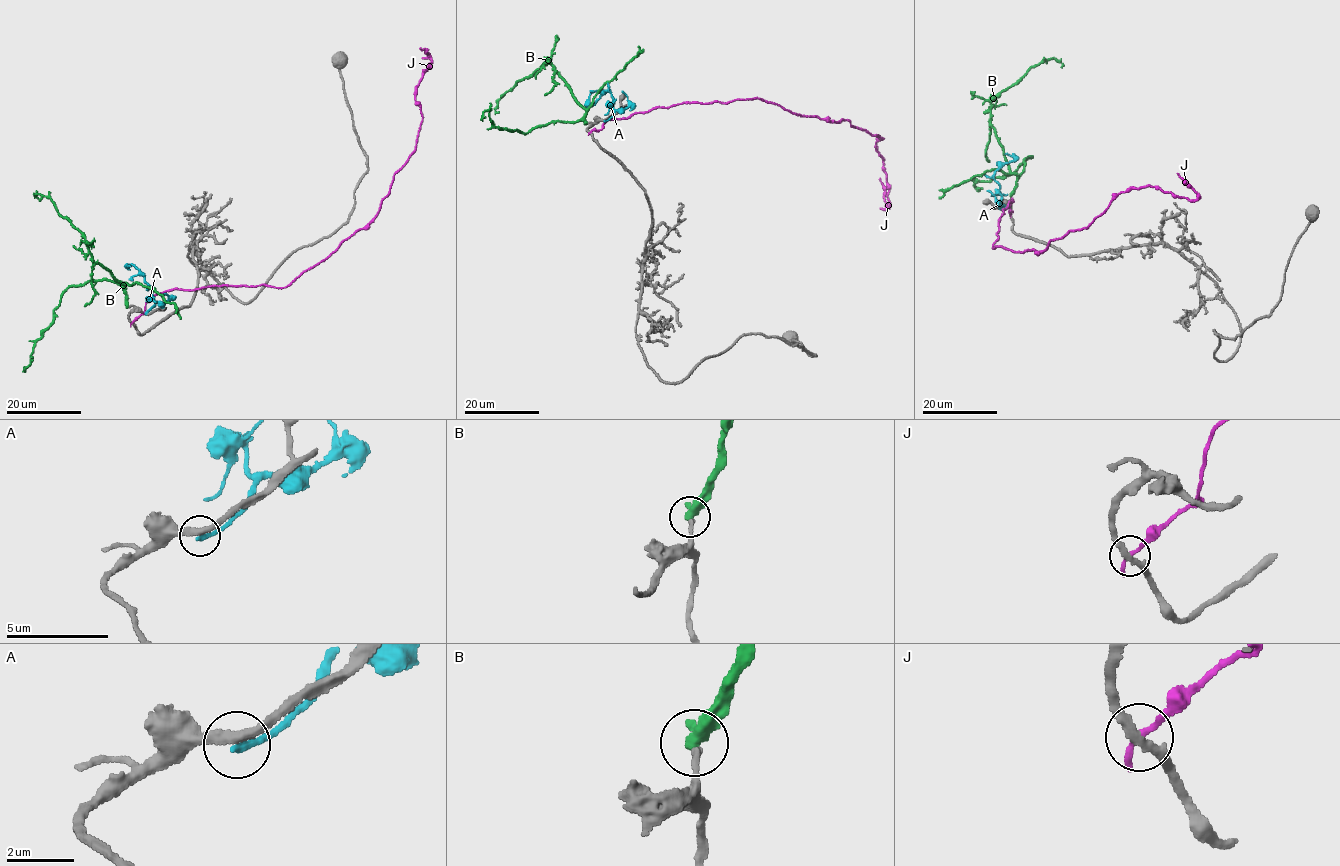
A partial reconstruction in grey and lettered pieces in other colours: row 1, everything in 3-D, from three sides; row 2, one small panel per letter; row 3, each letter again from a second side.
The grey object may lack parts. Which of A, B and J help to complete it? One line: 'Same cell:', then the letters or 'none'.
Same cell: none

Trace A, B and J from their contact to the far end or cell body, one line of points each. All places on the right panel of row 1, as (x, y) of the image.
A: (1004, 208), (999, 184), (994, 177), (1004, 164), (1017, 159), (1005, 154)
B: (1010, 195), (1016, 175), (1011, 172), (991, 123), (991, 101), (1031, 66), (1050, 58), (1062, 63), (1061, 66)
J: (1010, 214), (1012, 199), (993, 248), (1036, 253), (1088, 226), (1119, 193), (1148, 186), (1195, 200), (1177, 173)

